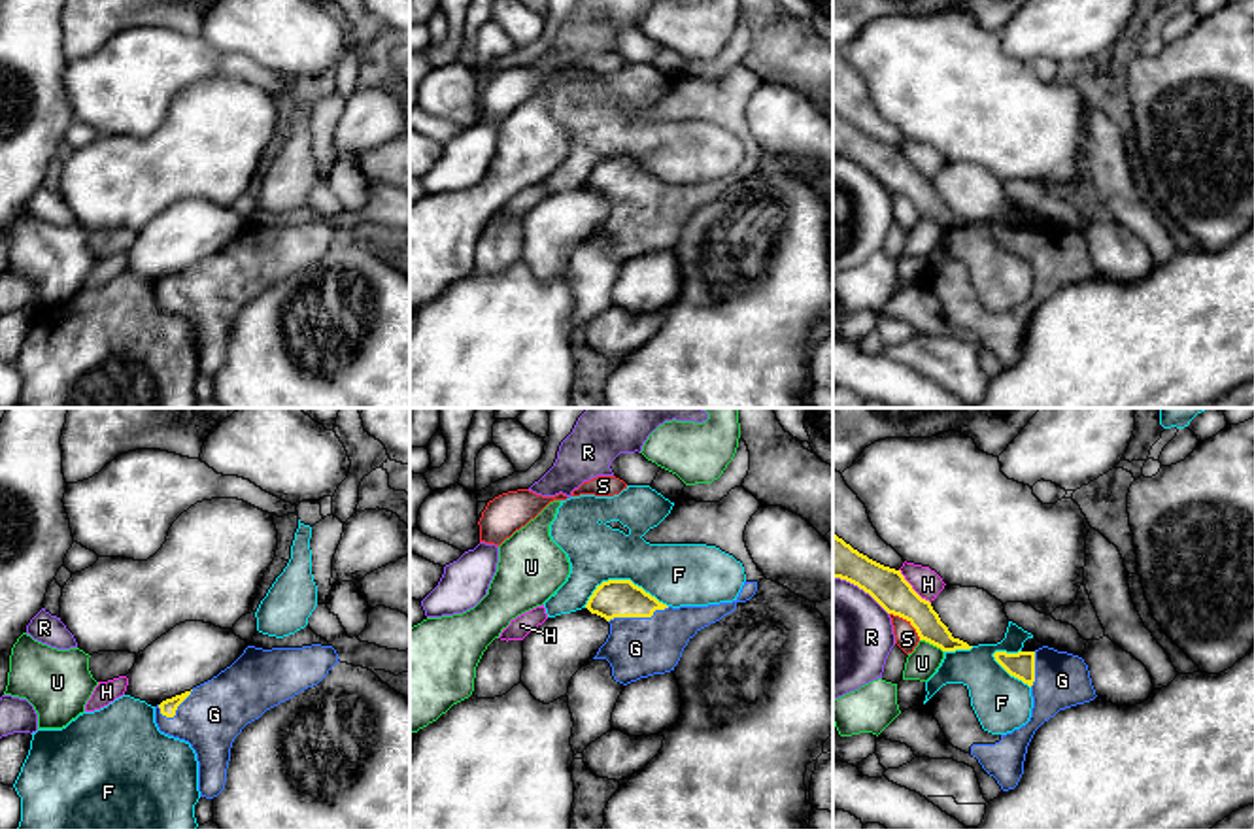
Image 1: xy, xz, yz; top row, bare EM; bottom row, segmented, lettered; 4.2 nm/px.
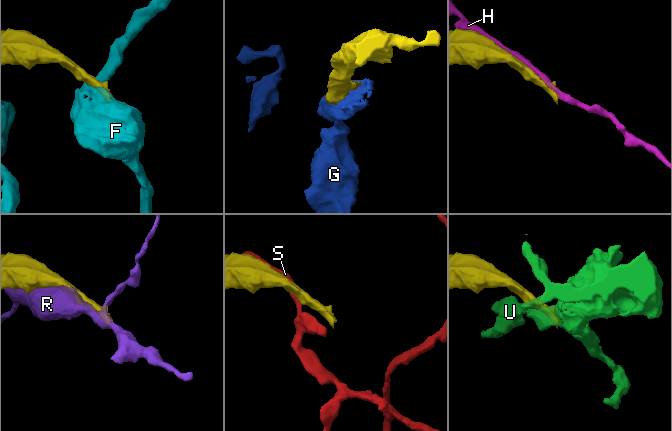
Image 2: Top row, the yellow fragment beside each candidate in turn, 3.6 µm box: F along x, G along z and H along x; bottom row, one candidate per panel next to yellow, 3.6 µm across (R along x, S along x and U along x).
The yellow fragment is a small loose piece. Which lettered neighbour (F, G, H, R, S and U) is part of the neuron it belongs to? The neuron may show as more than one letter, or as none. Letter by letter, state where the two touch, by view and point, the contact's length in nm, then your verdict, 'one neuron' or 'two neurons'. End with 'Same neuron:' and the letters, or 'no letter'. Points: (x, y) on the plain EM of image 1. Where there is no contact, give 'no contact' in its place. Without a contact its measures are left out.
F: contact xz (624, 157); length 360 nm; two neurons
G: contact xz (639, 193); length 280 nm; one neuron
H: contact yz (911, 165); length 200 nm; two neurons
R: contact yz (862, 165); length 280 nm; two neurons
S: contact yz (907, 197); length 180 nm; two neurons
U: contact yz (932, 219); length 120 nm; two neurons
Same neuron: G

